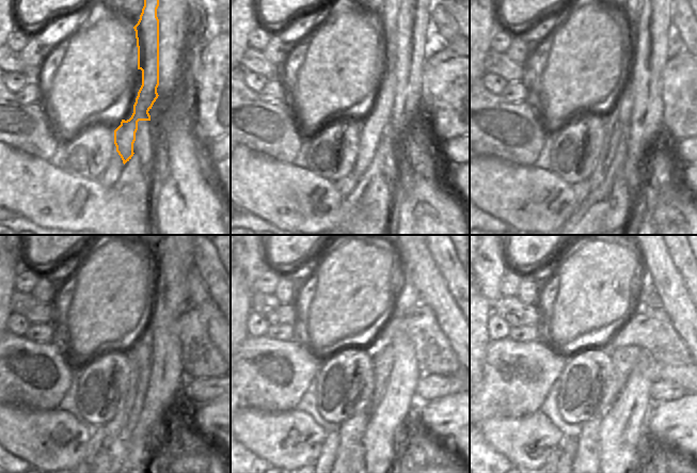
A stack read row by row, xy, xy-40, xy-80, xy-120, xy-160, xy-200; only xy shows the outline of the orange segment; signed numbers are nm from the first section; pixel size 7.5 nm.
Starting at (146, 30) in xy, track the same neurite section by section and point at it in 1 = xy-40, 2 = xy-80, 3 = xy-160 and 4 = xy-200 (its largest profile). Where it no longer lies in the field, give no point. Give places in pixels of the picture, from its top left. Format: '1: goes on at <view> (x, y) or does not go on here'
1: goes on at xy-40 (377, 121)
2: goes on at xy-80 (616, 122)
3: goes on at xy-160 (350, 452)
4: goes on at xy-200 (588, 452)

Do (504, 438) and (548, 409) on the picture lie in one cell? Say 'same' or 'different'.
different

